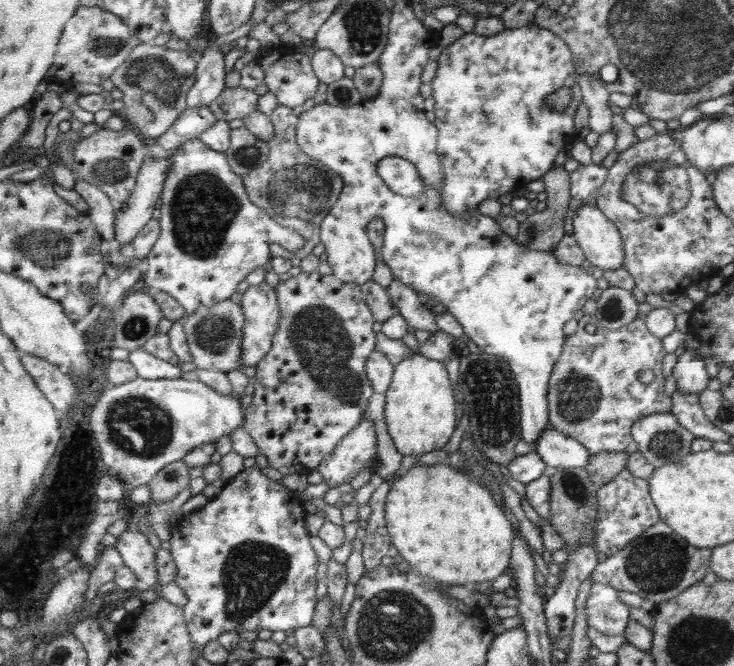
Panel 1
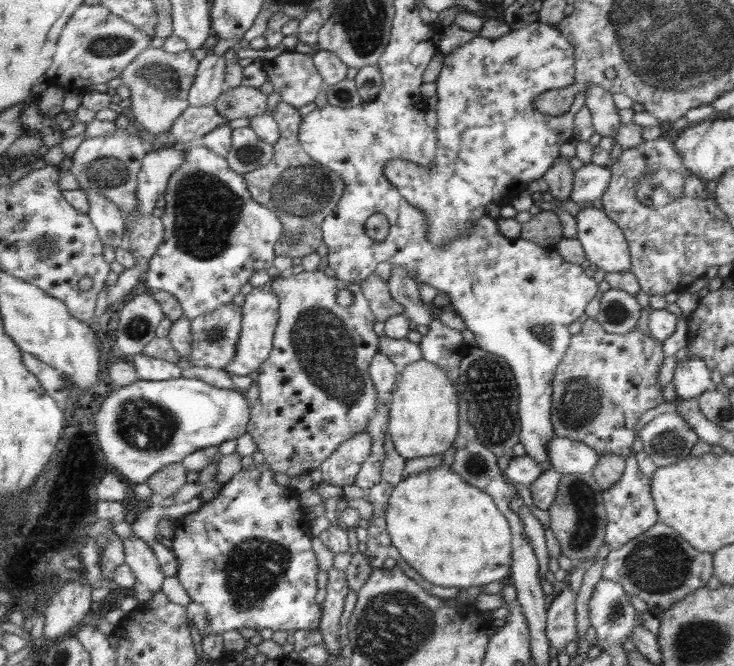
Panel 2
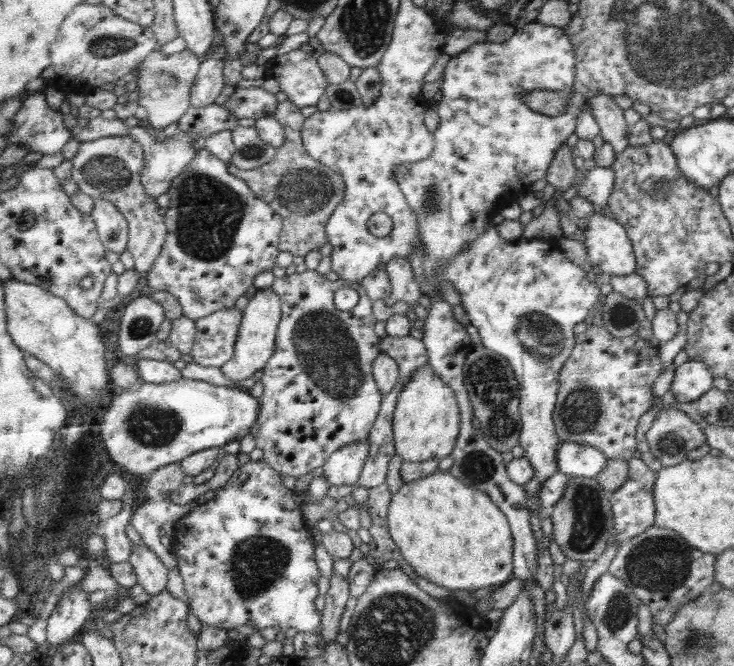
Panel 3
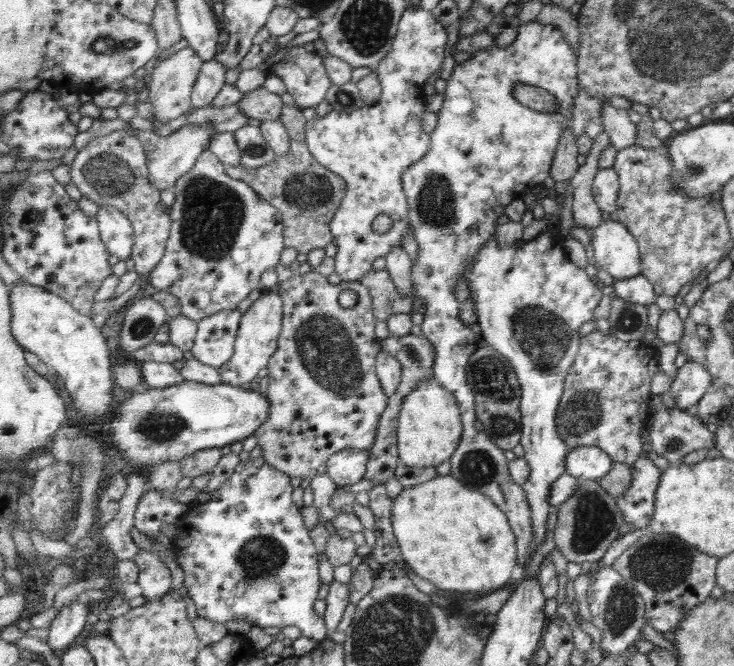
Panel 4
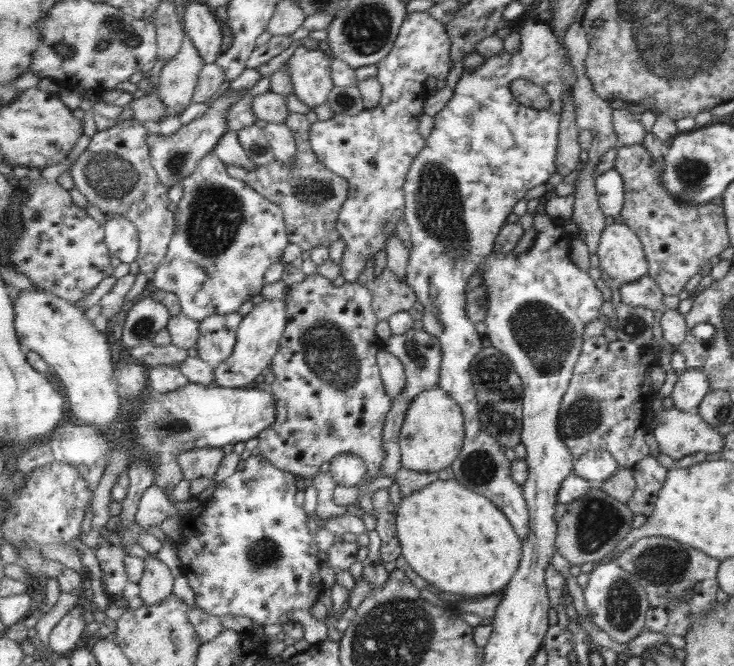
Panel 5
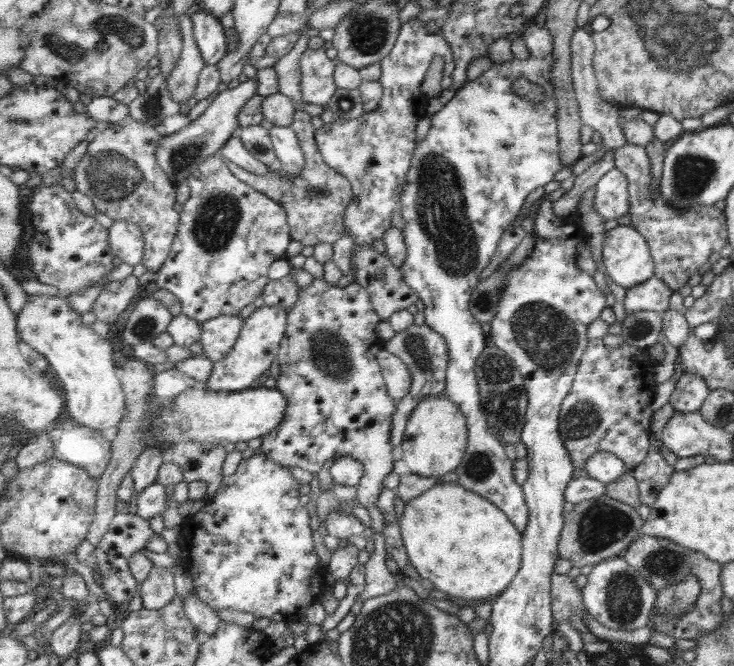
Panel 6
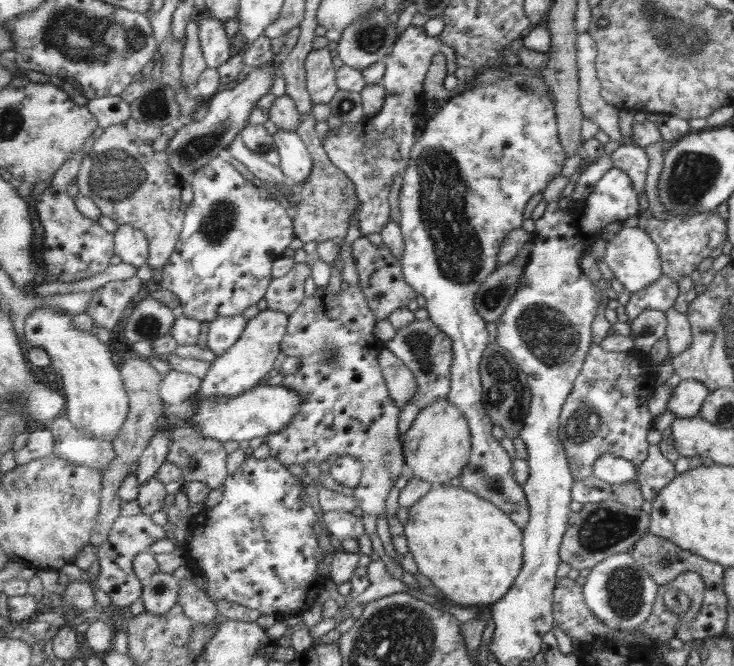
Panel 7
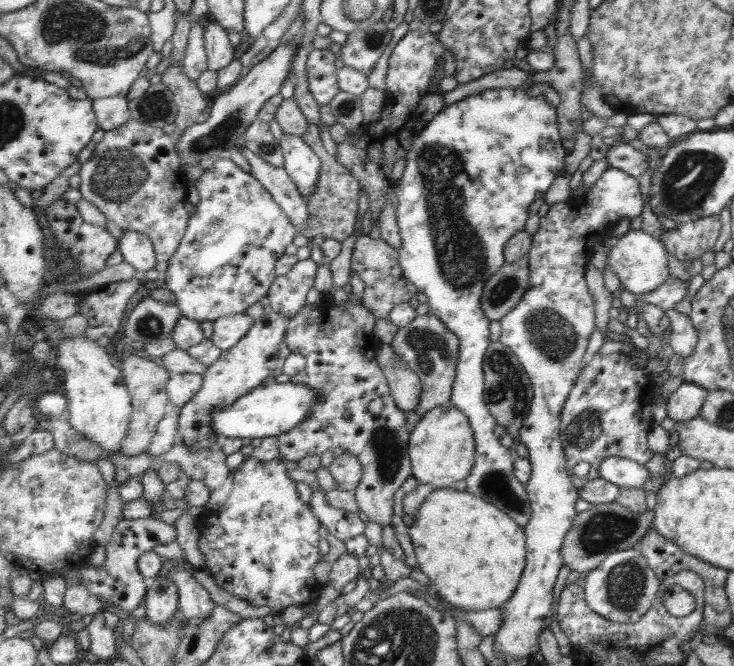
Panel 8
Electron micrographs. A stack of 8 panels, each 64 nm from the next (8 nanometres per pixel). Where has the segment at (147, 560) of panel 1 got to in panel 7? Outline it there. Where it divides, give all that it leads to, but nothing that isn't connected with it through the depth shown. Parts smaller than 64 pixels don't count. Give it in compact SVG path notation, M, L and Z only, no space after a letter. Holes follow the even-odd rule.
M157 572L149 580L145 580L143 586L143 604L145 612L153 616L165 616L169 610L173 610L181 600L181 584L175 576Z

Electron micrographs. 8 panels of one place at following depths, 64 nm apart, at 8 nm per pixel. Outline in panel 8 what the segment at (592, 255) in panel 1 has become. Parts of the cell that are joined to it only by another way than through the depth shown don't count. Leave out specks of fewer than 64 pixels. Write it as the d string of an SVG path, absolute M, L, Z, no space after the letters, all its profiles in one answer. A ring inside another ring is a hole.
M629 228L619 240L613 240L613 246L611 246L609 256L607 256L607 266L613 274L617 274L623 290L629 290L635 296L641 296L641 294L655 290L657 286L661 286L667 280L667 276L669 276L667 258L669 256L659 240L647 236L641 230Z

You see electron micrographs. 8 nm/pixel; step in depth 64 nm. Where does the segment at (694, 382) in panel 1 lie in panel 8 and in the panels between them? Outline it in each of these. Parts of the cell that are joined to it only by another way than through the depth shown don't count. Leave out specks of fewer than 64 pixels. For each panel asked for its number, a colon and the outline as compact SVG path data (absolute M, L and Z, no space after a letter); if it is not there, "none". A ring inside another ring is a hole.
2: M687 356L677 362L671 384L677 392L677 398L695 400L701 392L711 388L711 374L703 360L695 360Z
3: M687 360L673 372L671 392L675 396L675 402L693 402L701 394L705 394L713 384L713 376L707 370L705 362L693 362Z
4: M687 362L681 368L677 368L669 394L679 410L687 410L693 408L699 402L699 398L709 390L711 390L711 378L705 366Z
5: M687 368L679 374L673 390L671 390L671 400L673 408L681 412L695 412L699 402L703 400L705 394L709 394L709 384L705 380L705 372L699 368Z
6: M683 374L675 384L675 390L669 398L669 404L673 406L675 412L691 414L701 408L703 400L709 396L709 392L711 390L703 384L703 380L699 376Z
7: M685 378L673 388L667 408L675 418L693 418L699 414L699 408L707 396L709 396L709 390L703 388L703 384L699 384L697 380Z
8: M683 382L669 398L667 398L667 416L671 420L675 420L675 424L679 422L687 422L699 416L701 406L707 398L707 390L699 388L695 384L687 384Z

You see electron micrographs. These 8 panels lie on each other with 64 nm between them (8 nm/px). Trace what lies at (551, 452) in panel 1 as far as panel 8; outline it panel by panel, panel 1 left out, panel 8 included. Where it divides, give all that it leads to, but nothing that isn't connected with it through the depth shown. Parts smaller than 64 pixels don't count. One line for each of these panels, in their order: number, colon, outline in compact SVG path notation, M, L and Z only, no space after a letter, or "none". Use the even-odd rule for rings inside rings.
2: M553 436L549 442L549 464L559 474L591 474L599 454L587 444Z
3: M559 442L557 464L559 474L577 478L595 478L605 468L607 458L601 450L575 442Z
4: M571 448L565 458L565 464L565 474L575 476L577 480L597 482L609 472L613 460L601 448Z
5: M591 450L573 460L573 474L597 484L607 480L617 470L619 470L619 464L605 450Z
6: M597 452L593 454L583 466L581 470L585 470L585 476L597 480L597 482L603 482L603 484L609 484L613 480L619 480L619 476L623 474L629 474L631 470L625 468L625 464L613 456L611 452Z
7: M603 454L593 464L593 476L607 484L637 484L637 466L613 454Z
8: M605 458L597 468L597 476L619 488L639 488L639 490L643 490L643 486L651 478L649 470L645 470L643 464L623 458Z

